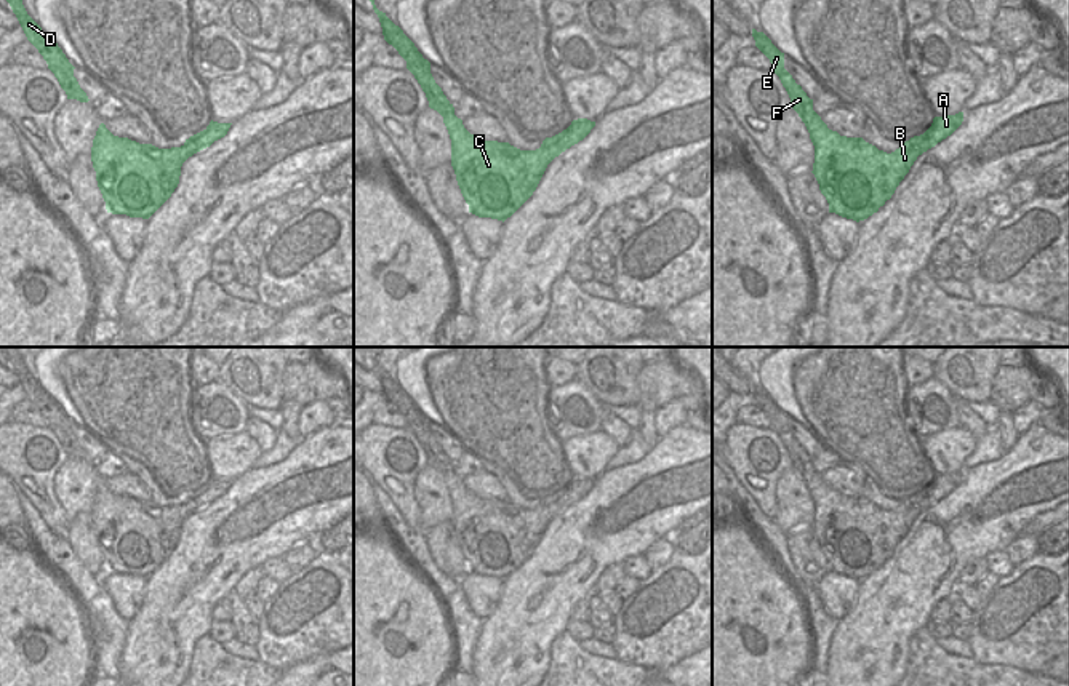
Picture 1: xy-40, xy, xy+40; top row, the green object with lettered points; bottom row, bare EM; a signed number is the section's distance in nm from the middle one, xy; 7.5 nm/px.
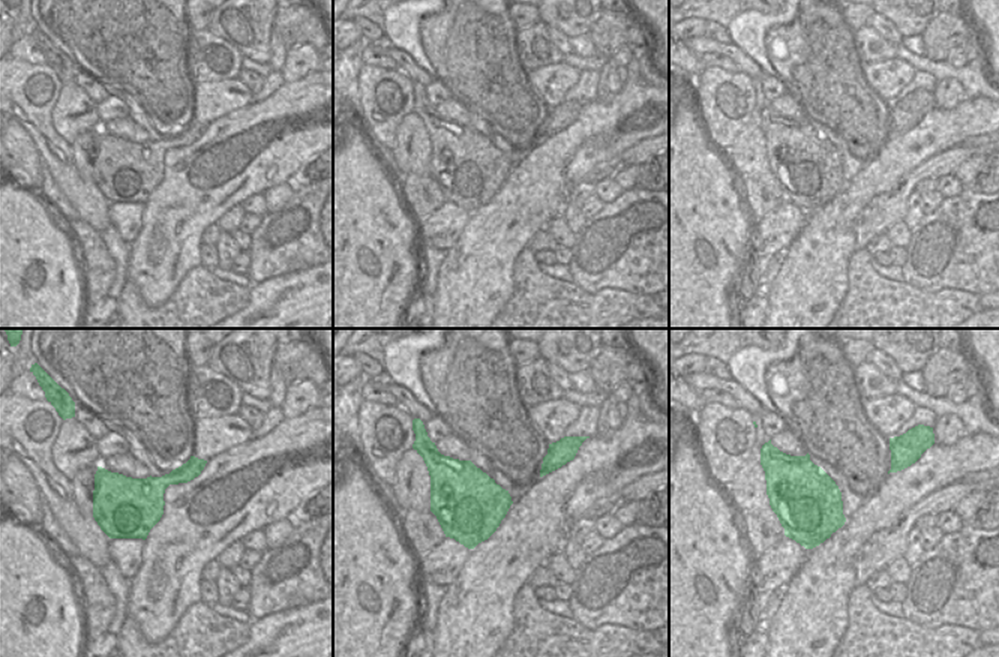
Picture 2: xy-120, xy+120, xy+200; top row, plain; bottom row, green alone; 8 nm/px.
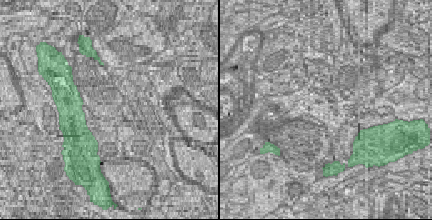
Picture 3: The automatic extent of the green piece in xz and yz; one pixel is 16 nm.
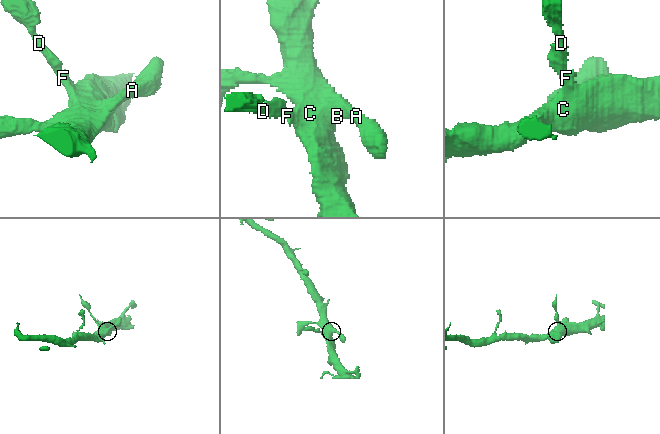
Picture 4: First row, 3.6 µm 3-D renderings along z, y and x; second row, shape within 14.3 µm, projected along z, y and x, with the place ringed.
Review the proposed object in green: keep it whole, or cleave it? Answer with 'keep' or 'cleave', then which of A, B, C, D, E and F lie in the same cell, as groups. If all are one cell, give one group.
keep; groups A B C D E F

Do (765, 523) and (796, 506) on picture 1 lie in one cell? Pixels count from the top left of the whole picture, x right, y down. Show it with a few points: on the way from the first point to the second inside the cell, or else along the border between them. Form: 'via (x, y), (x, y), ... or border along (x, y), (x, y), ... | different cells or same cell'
border along (773, 520), (786, 533) | different cells

